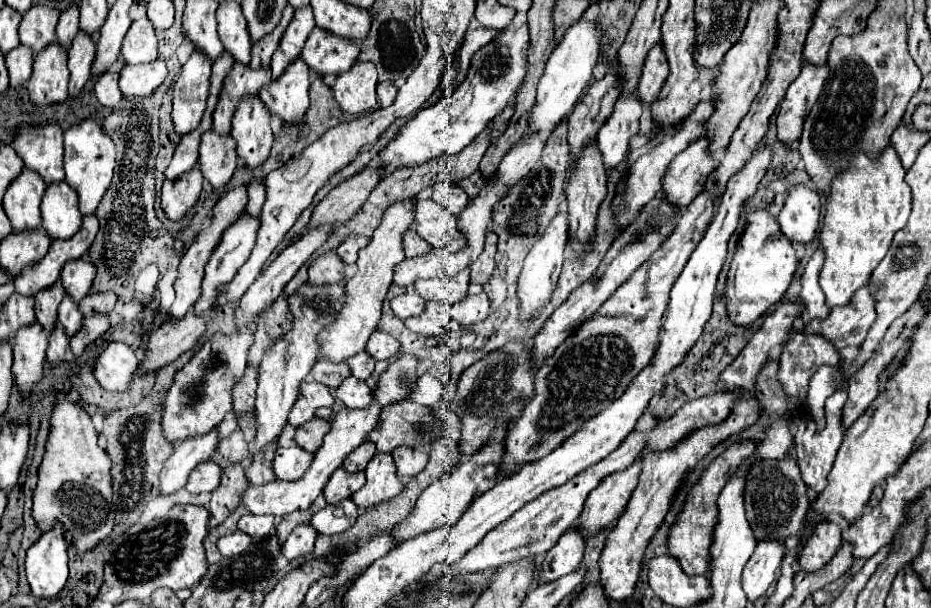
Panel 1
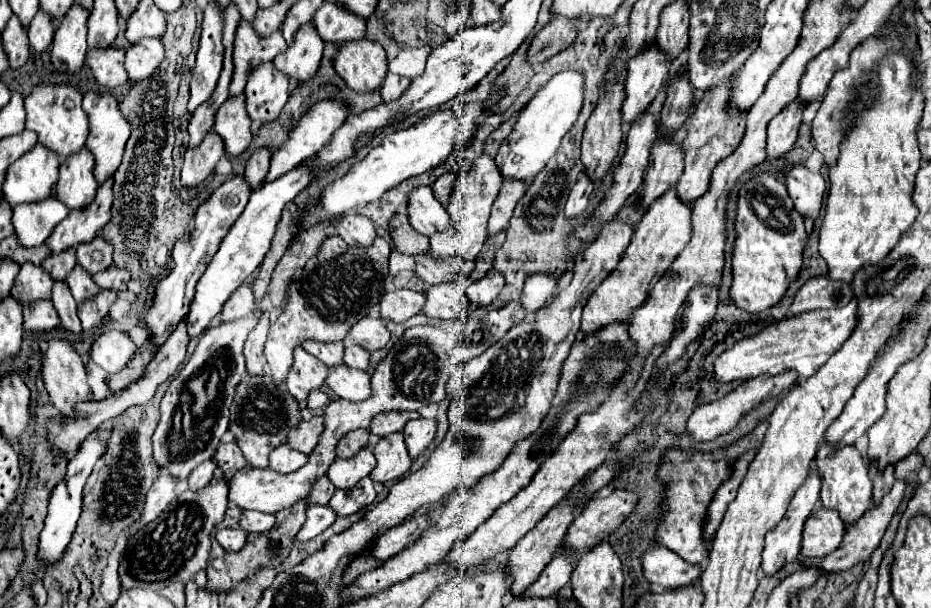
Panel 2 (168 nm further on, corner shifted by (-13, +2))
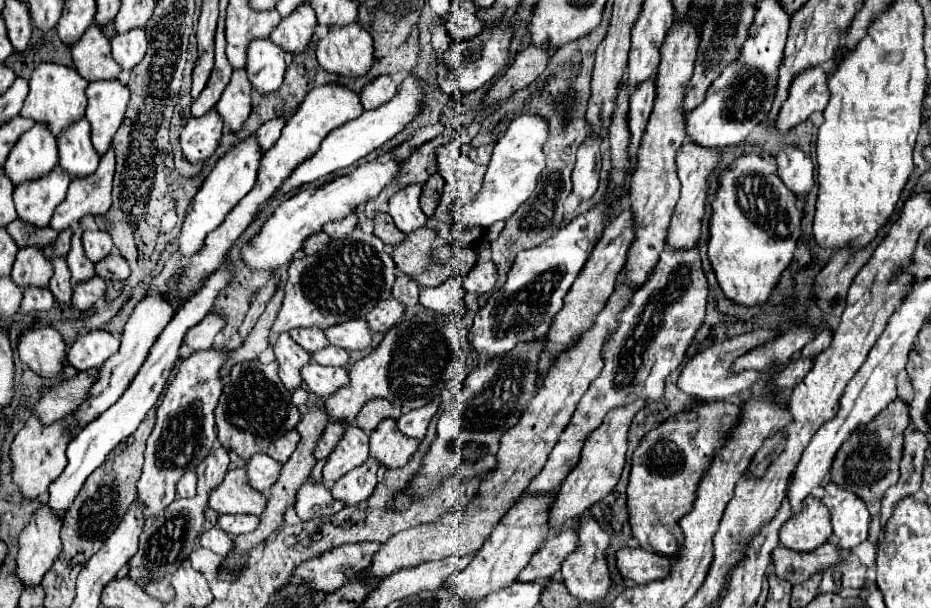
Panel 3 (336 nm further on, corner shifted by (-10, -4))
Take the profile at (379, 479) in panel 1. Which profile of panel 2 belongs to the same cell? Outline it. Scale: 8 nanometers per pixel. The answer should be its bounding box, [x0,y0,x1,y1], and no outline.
[370,433,412,483]

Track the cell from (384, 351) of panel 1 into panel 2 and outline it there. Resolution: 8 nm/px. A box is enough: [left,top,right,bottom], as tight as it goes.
[350,317,390,351]

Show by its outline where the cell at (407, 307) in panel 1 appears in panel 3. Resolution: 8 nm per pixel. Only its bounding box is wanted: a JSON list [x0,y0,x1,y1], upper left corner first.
[367,299,405,331]

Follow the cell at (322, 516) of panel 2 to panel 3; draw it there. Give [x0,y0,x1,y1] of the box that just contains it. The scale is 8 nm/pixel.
[295,479,343,521]

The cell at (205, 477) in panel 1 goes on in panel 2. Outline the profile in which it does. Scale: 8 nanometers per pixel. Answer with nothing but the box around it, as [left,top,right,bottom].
[188,459,216,491]

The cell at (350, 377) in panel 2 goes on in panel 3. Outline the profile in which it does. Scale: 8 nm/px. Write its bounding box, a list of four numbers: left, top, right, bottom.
[301,363,349,399]

